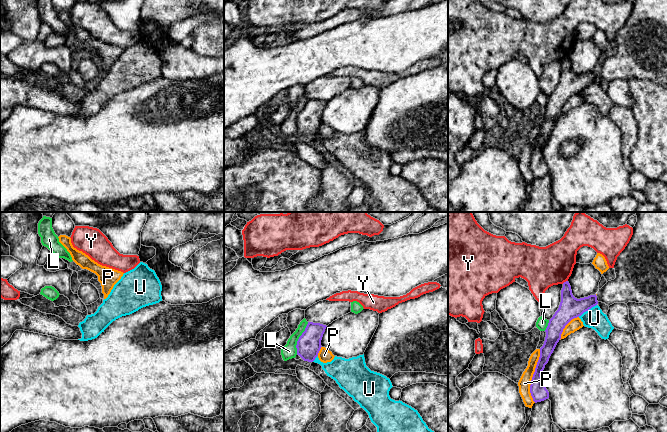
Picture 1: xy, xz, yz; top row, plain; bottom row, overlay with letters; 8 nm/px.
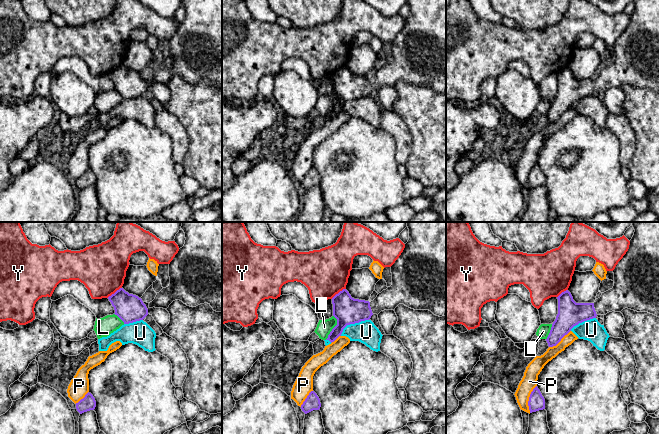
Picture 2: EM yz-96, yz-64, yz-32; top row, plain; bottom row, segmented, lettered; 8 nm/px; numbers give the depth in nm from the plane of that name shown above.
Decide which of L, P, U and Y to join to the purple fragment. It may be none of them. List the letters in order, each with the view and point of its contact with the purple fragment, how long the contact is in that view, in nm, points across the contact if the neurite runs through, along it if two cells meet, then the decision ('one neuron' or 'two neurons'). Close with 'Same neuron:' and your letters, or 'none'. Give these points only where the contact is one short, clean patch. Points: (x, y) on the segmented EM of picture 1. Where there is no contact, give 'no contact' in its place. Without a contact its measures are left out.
L: contact xz (299, 338); length 280 nm; two neurons
P: contact yz (533, 376); length 440 nm; two neurons
U: contact yz (587, 310); length 180 nm; border yz (596, 304), (578, 316); two neurons
Y: contact yz (564, 282); length 50 nm; two neurons
Same neuron: none

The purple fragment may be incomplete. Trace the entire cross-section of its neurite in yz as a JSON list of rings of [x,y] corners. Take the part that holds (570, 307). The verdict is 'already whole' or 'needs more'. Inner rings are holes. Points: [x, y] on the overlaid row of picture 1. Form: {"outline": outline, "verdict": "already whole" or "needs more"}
{"outline": [[[636,212],[636,216],[633,235],[615,262],[614,280],[608,281],[595,295],[580,299],[573,296],[568,281],[563,283],[561,302],[545,330],[545,341],[540,348],[540,357],[531,380],[530,393],[535,403],[549,398],[541,374],[561,339],[563,329],[572,319],[581,316],[599,302],[608,306],[614,303],[646,303],[659,309],[667,309],[667,212]]], "verdict": "needs more"}

